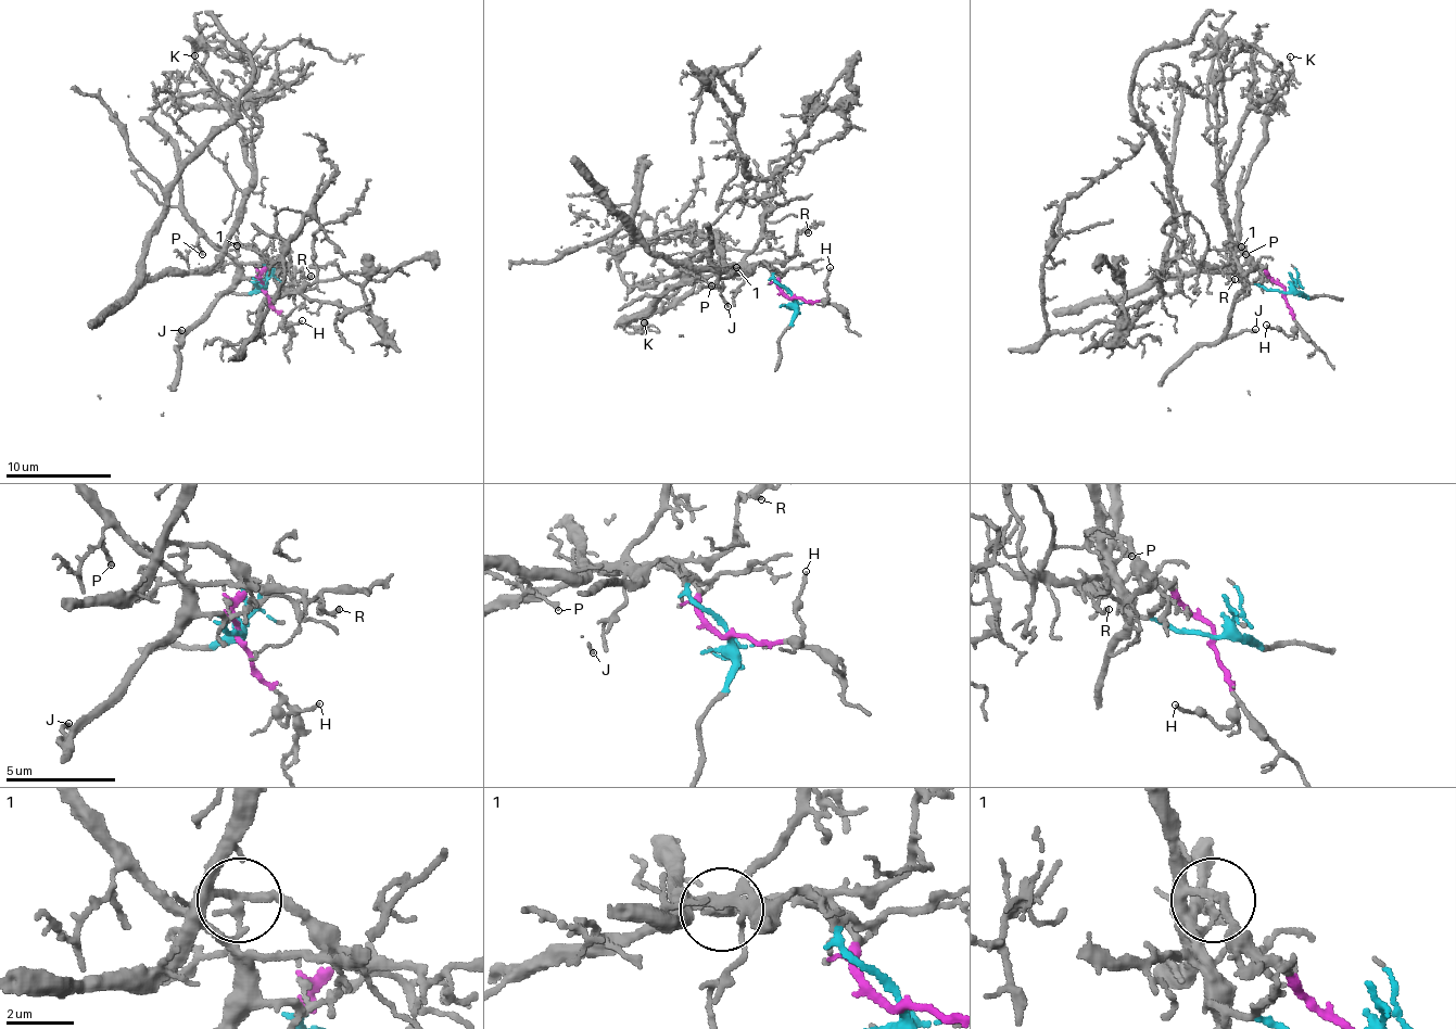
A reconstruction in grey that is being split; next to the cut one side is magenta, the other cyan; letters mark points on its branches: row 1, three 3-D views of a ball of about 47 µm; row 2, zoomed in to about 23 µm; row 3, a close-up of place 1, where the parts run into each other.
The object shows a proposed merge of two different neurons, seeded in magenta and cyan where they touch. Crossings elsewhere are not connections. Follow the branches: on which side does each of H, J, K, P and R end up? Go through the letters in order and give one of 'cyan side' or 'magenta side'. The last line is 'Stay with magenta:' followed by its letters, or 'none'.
H: magenta side
J: cyan side
K: magenta side
P: cyan side
R: magenta side
Stay with magenta: H, K, R

